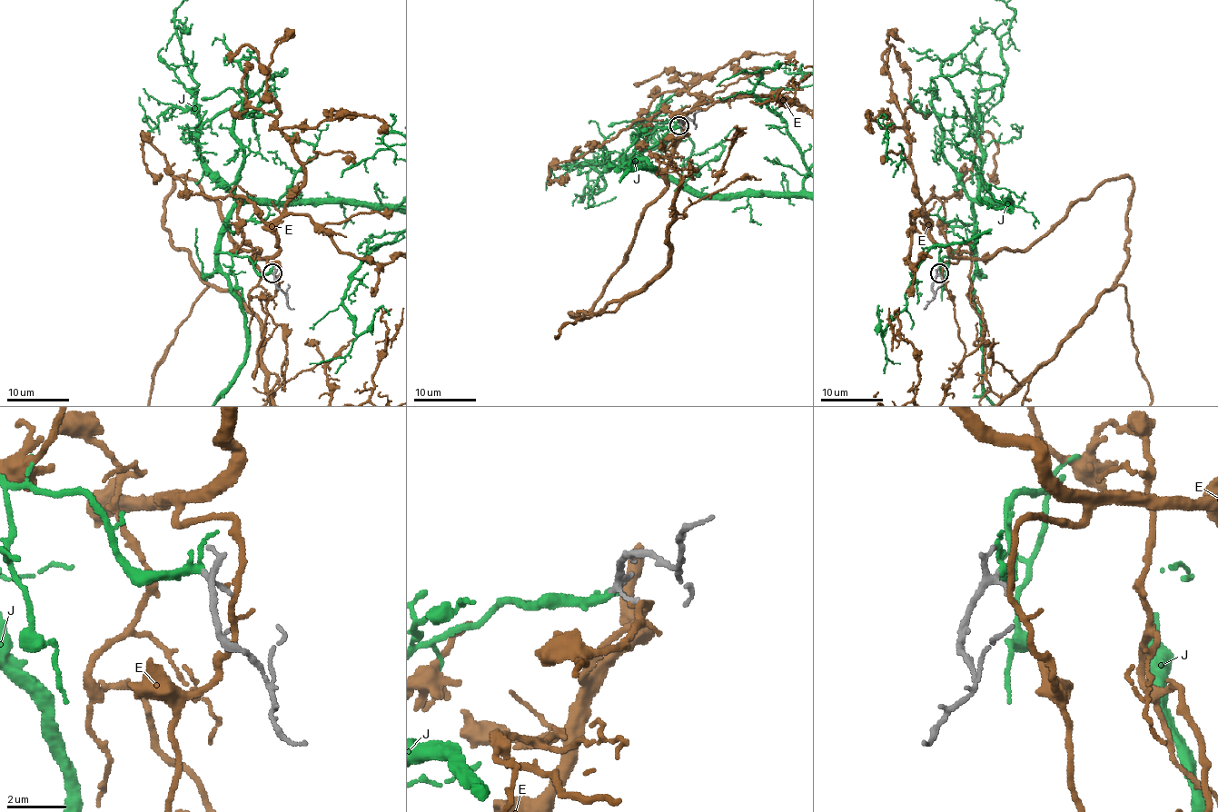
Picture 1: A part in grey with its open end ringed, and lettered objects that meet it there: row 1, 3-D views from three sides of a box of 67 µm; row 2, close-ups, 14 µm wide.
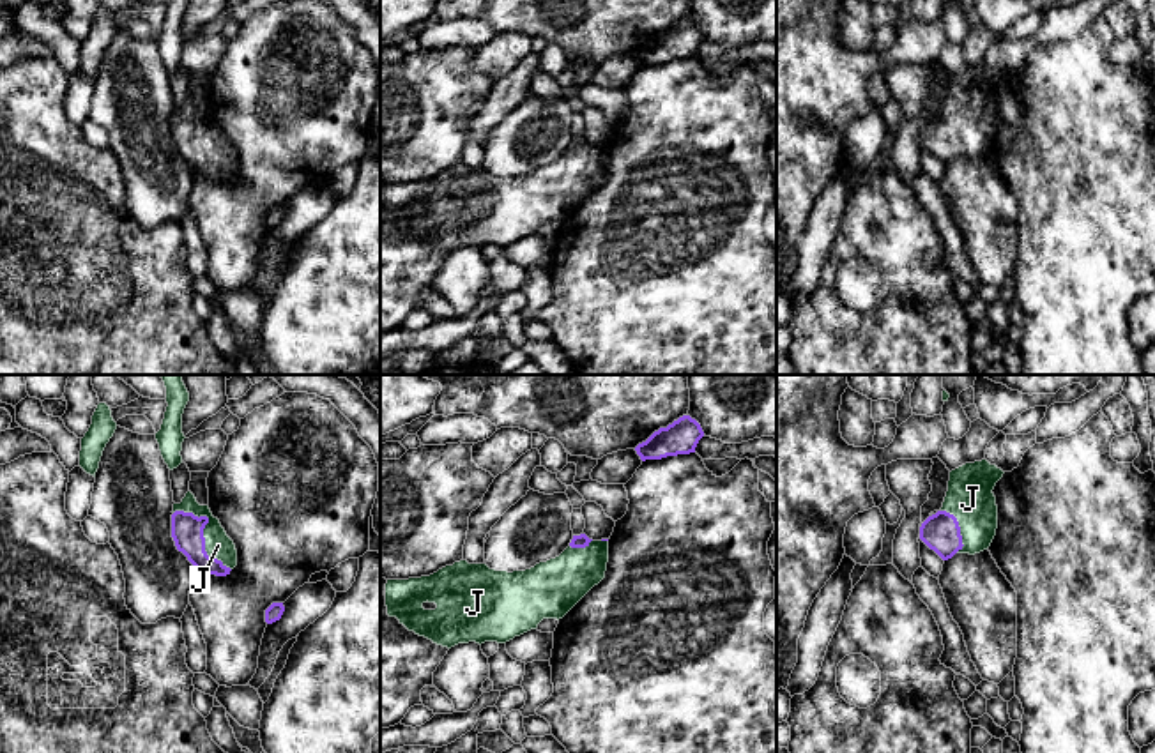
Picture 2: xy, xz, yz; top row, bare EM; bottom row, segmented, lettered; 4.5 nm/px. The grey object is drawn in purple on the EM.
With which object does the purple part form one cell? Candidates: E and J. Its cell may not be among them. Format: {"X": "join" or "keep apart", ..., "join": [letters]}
{"E": "keep apart", "J": "join", "join": ["J"]}

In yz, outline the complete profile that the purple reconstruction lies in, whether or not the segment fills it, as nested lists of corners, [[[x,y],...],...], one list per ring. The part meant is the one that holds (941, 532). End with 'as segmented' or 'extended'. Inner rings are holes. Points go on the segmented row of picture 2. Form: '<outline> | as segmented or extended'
[[[987,460],[952,470],[943,507],[922,523],[920,539],[943,560],[987,550],[998,529],[992,490],[1003,474]]] | extended

